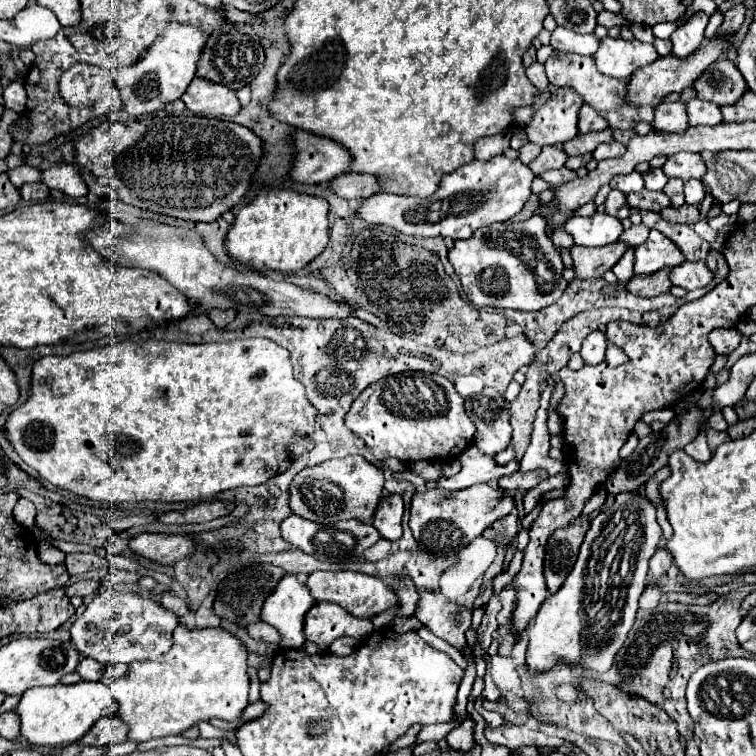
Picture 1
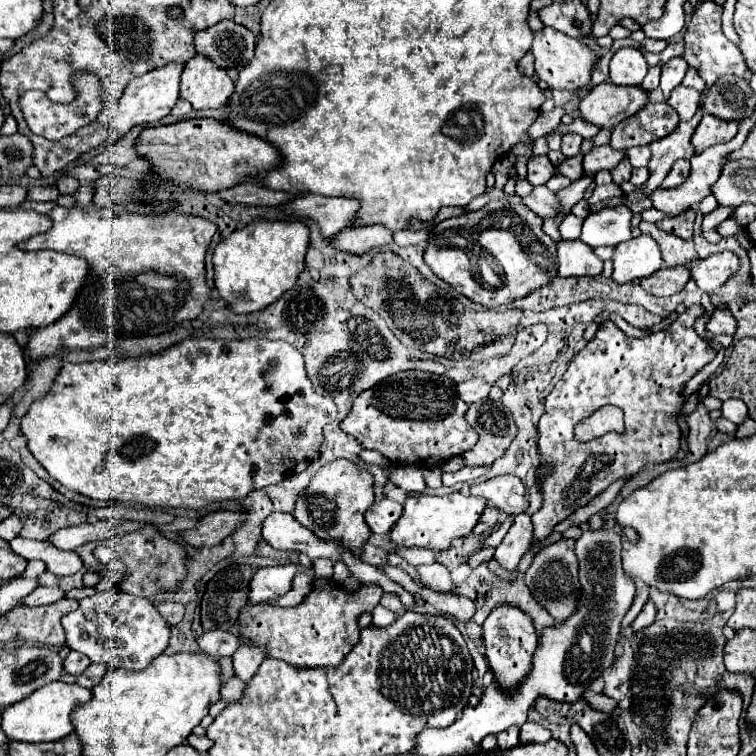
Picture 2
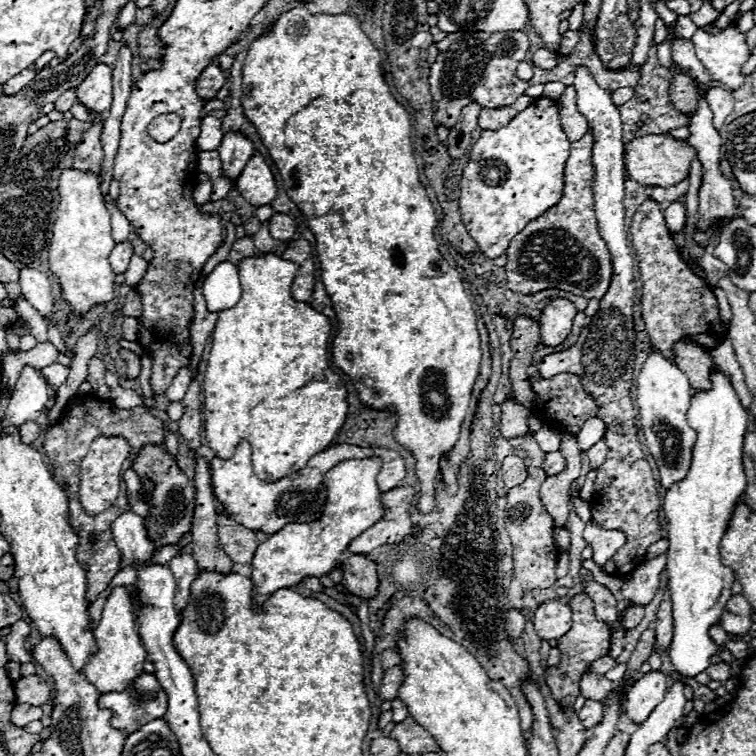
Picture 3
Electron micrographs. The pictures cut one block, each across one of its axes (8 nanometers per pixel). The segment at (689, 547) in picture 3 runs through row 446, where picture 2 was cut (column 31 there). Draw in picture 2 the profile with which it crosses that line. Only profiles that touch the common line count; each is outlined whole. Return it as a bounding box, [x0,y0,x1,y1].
[2,680,92,742]

